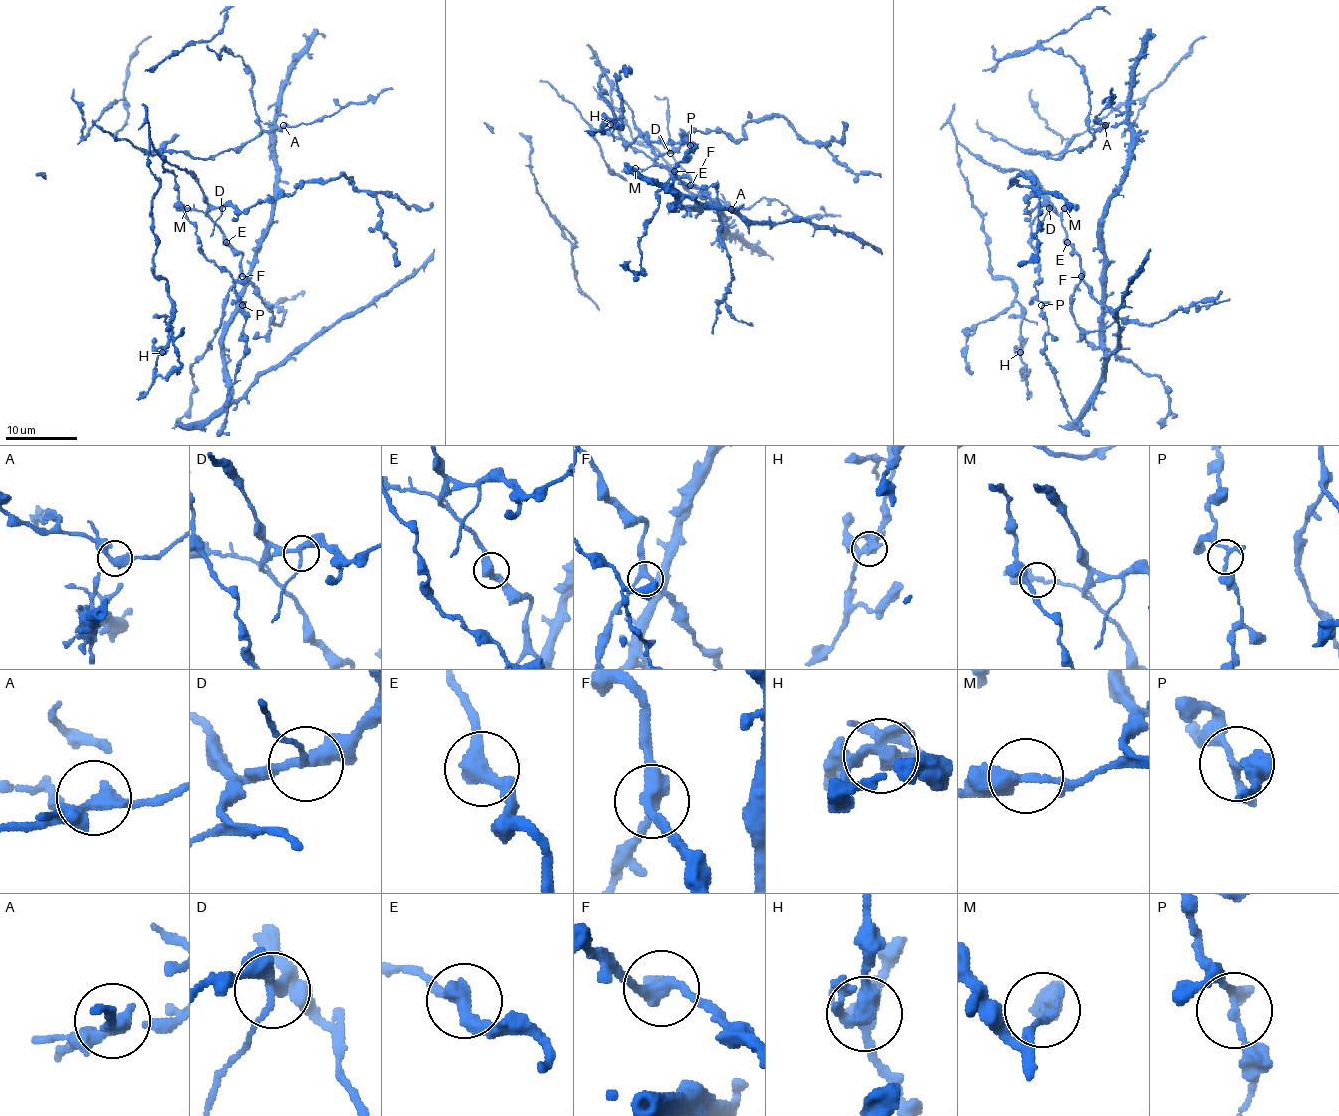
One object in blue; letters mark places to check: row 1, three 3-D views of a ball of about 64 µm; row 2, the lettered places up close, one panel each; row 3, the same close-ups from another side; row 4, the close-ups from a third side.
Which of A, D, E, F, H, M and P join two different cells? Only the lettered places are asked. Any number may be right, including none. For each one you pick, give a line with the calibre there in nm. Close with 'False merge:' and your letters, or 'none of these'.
False merge: none of these

